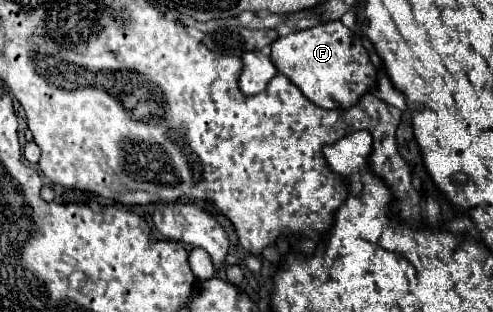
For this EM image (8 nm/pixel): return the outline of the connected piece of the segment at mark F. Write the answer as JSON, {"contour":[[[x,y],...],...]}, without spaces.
{"contour":[[[331,21],[279,37],[271,45],[271,61],[277,71],[289,77],[309,101],[323,109],[353,107],[361,95],[371,91],[377,83],[377,69],[373,67],[361,37],[347,29],[341,21]]]}

